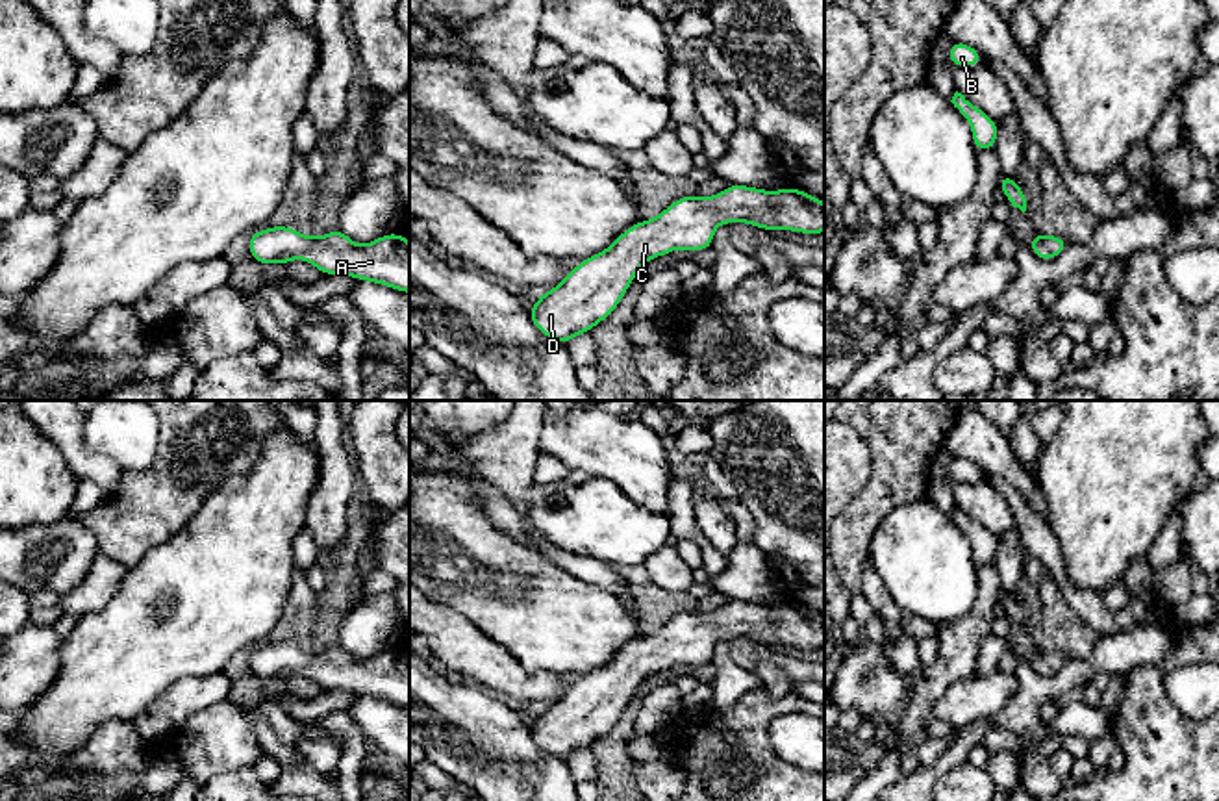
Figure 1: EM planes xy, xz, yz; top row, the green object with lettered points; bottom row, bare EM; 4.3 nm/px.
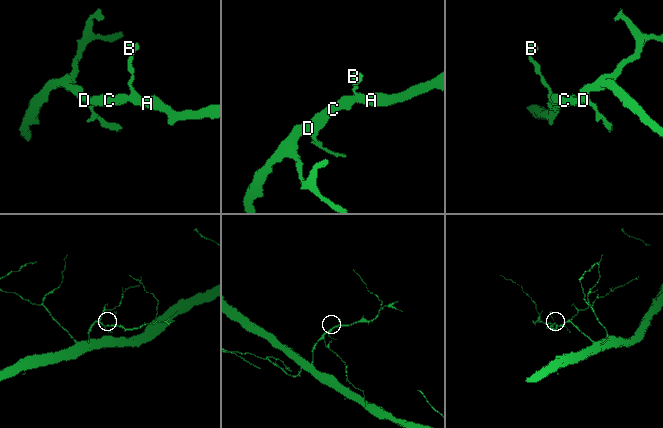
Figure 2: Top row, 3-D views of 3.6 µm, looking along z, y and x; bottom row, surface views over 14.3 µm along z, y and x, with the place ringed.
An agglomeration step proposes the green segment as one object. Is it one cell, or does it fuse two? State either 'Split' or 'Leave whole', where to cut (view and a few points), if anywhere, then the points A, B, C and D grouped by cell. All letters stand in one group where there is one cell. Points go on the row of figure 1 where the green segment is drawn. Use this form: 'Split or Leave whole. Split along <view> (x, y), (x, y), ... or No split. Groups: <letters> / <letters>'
Leave whole. No split. Groups: A B C D

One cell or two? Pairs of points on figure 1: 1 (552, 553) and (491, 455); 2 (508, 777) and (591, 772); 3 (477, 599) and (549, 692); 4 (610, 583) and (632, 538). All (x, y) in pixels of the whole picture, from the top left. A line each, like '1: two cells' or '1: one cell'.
1: one cell
2: two cells
3: two cells
4: two cells

